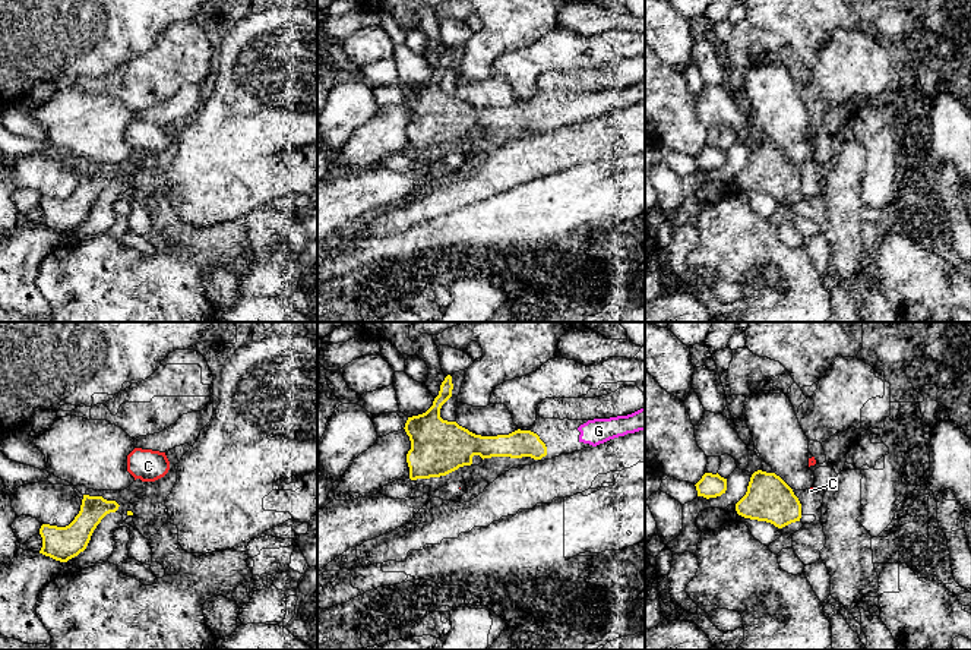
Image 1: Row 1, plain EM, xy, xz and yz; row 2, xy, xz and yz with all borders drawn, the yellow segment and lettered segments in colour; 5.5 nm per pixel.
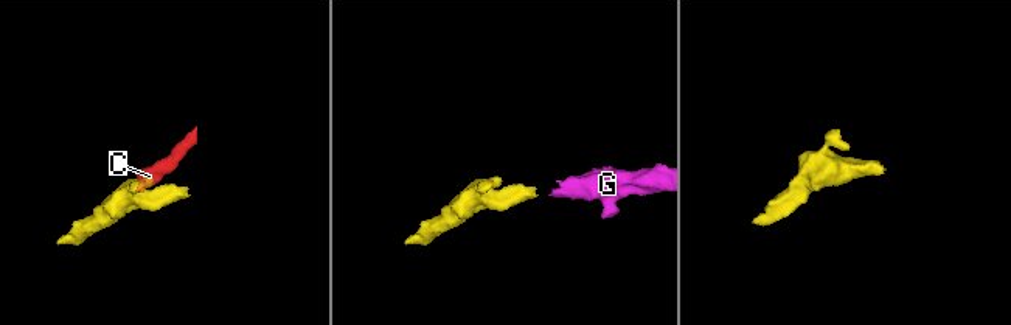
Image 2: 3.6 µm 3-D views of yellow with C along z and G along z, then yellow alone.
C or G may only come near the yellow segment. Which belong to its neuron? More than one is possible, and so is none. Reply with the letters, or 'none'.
G

